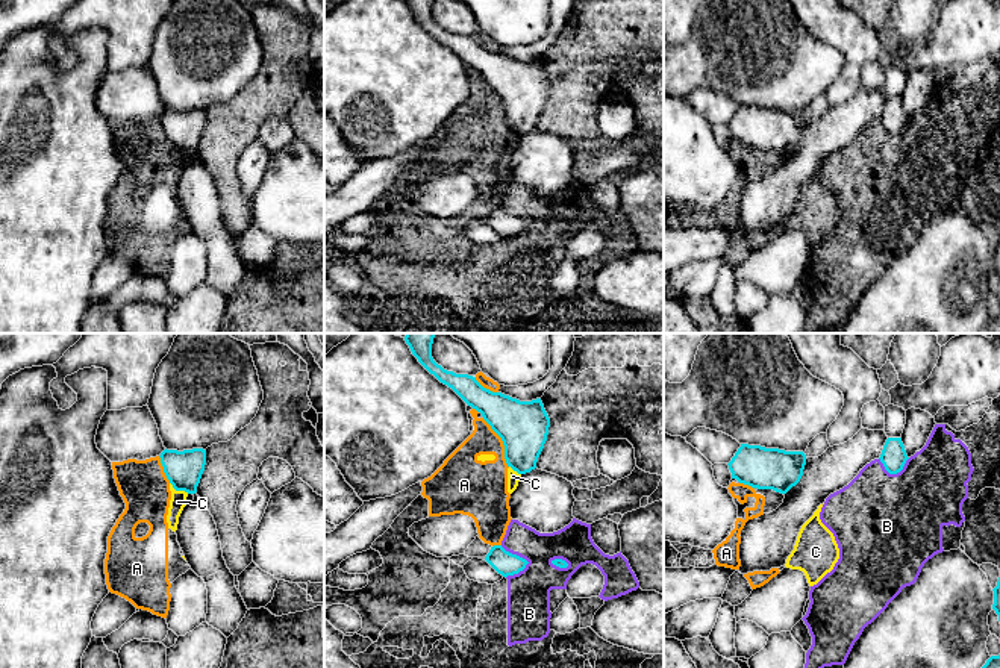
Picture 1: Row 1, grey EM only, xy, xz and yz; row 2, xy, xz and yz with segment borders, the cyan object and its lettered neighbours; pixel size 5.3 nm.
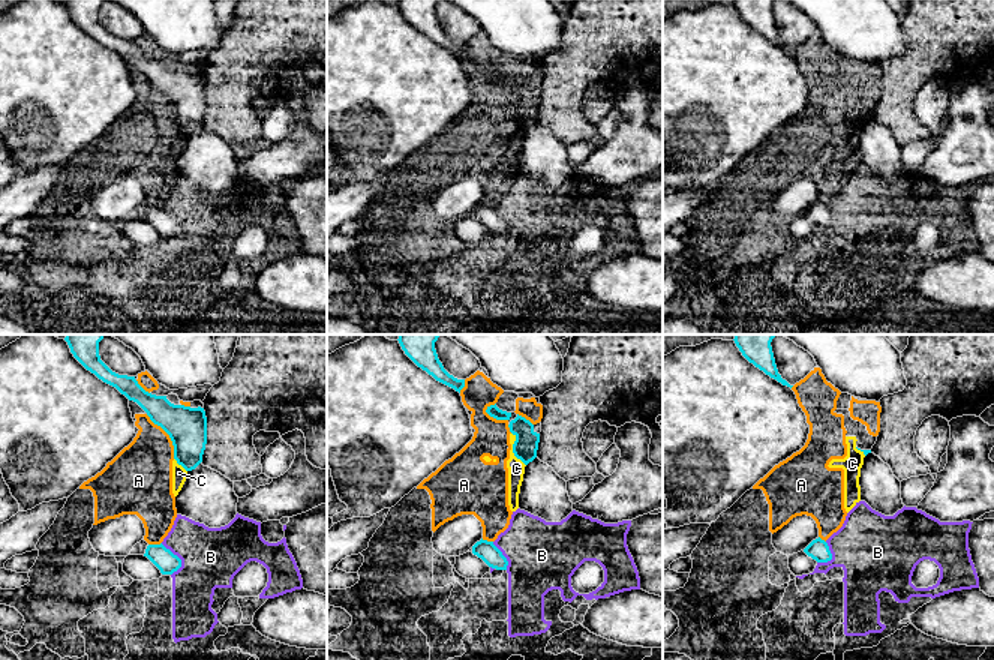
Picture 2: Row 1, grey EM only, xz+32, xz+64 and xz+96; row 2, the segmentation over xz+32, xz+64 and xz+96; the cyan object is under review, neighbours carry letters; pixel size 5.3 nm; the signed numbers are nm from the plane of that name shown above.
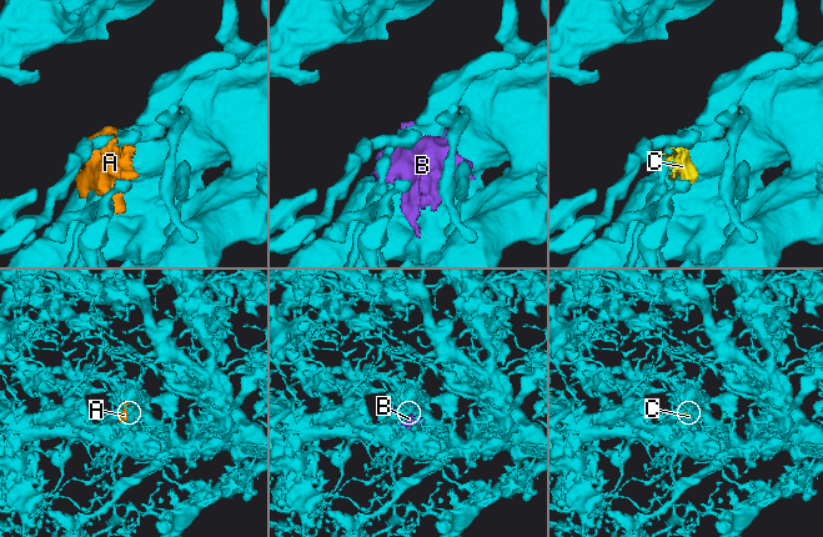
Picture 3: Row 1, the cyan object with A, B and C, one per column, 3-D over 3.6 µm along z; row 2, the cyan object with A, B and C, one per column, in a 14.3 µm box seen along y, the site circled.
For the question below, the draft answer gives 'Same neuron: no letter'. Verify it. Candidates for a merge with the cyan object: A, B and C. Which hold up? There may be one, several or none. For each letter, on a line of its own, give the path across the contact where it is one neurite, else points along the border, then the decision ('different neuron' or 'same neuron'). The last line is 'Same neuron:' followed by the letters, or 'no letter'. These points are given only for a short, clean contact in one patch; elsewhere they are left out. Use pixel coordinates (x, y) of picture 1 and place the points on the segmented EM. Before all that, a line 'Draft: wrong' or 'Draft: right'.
Draft: right
A: different neuron
B: different neuron
C: different neuron
Same neuron: no letter

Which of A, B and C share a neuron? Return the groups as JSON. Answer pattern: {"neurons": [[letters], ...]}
{"neurons": [["A", "C"], ["B"]]}

